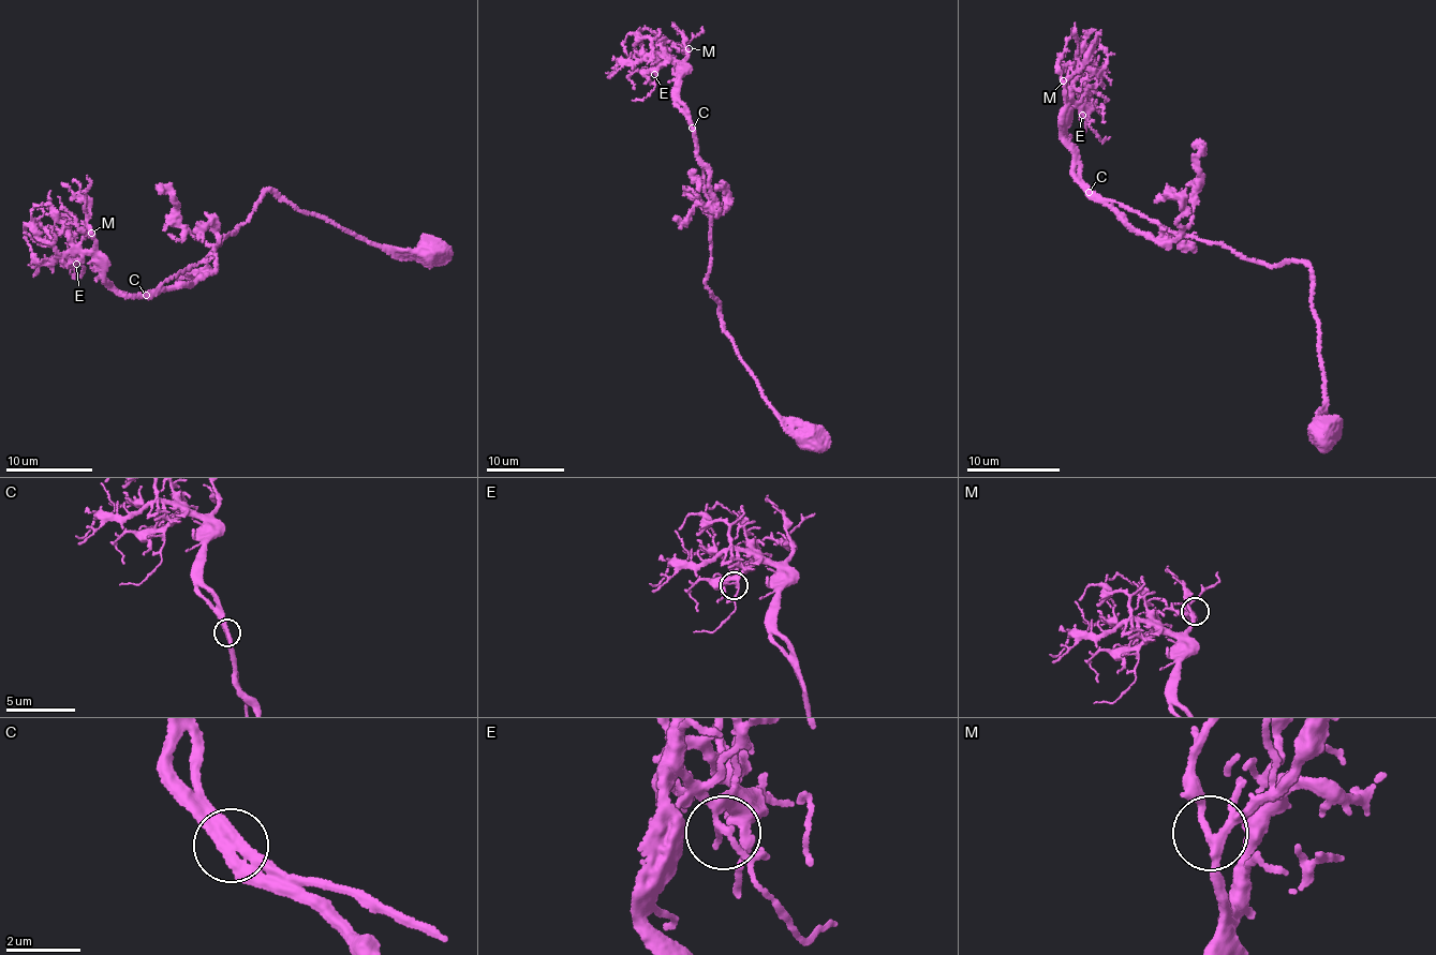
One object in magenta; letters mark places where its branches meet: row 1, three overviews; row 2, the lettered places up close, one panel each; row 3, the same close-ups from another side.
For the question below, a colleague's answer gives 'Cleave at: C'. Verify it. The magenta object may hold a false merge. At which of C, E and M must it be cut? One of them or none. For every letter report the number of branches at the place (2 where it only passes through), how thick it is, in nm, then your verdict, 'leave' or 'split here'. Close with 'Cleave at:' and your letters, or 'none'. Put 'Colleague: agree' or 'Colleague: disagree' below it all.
C: 2 branches meet; 400 nm thick; leave
E: 3 branches meet; 180 nm thick; leave
M: 3 branches meet; 240 nm thick; leave
Cleave at: none
Colleague: disagree

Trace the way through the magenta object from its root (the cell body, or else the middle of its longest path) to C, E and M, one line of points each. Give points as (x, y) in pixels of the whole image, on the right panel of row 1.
C: (1321, 431), (1328, 397), (1307, 267), (1241, 257), (1089, 192)
E: (1321, 431), (1328, 397), (1307, 267), (1241, 257), (1090, 194), (1066, 136), (1072, 101), (1082, 115)
M: (1321, 431), (1328, 397), (1307, 267), (1241, 257), (1090, 194), (1066, 136), (1063, 80)

